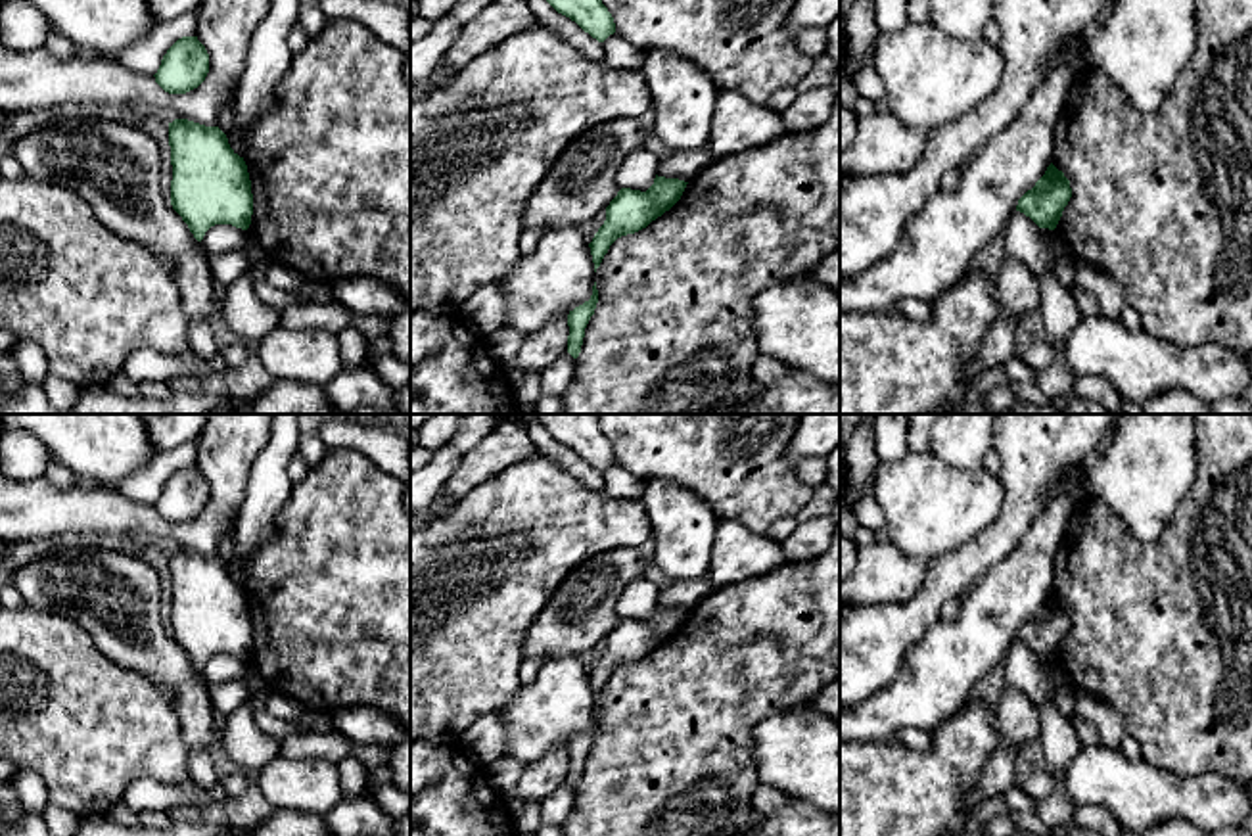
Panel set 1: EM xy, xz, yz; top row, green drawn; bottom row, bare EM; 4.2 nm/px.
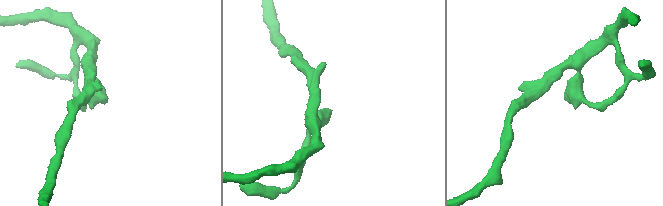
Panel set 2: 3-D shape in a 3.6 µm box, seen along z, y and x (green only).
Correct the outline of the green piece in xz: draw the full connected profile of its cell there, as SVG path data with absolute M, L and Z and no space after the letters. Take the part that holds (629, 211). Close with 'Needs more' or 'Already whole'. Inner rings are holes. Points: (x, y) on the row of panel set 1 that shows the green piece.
M656 174L654 184L646 192L621 188L606 207L606 221L589 244L594 272L617 238L646 228L669 211L681 199L686 184L679 178Z. Already whole

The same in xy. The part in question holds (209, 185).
M188 119L169 123L171 205L197 242L215 224L247 230L253 194L247 165L219 127Z. Already whole

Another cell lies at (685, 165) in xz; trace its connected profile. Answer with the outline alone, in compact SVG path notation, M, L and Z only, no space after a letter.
M709 148L692 150L692 151L675 151L669 157L661 159L658 165L658 176L679 178L690 182L702 169L713 163Z

